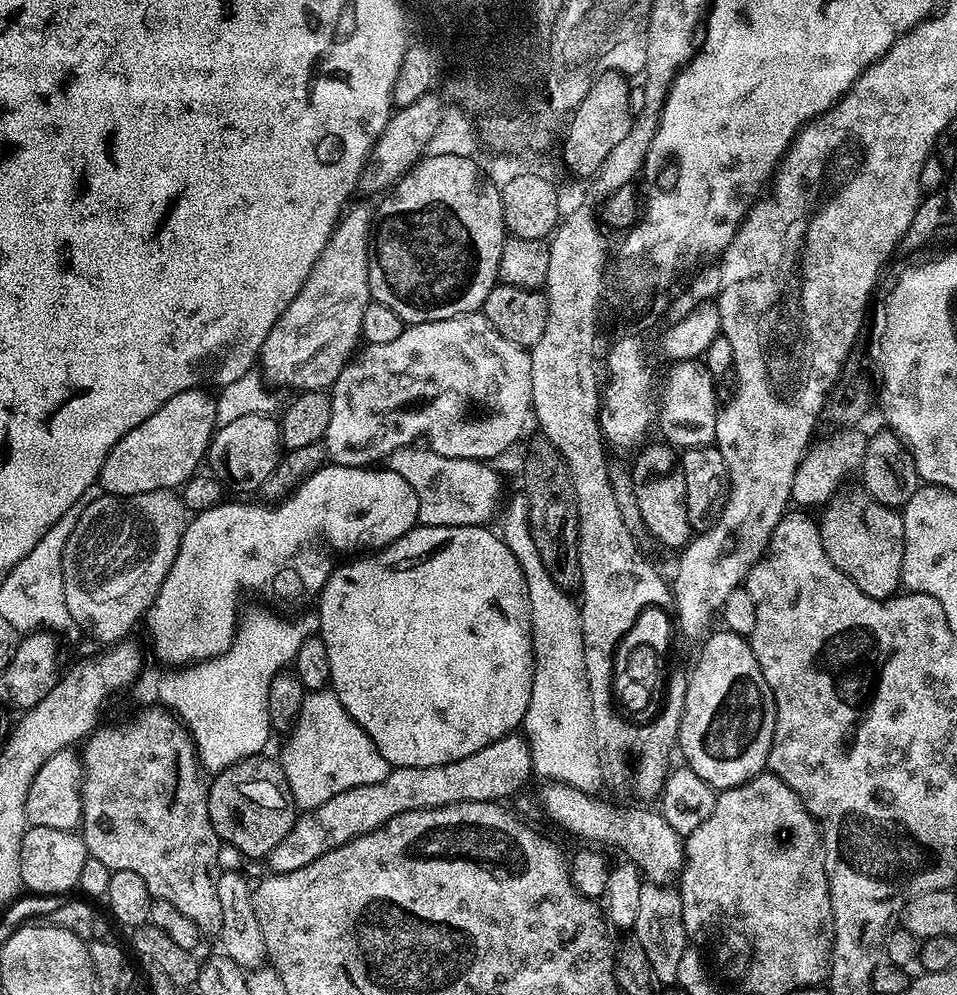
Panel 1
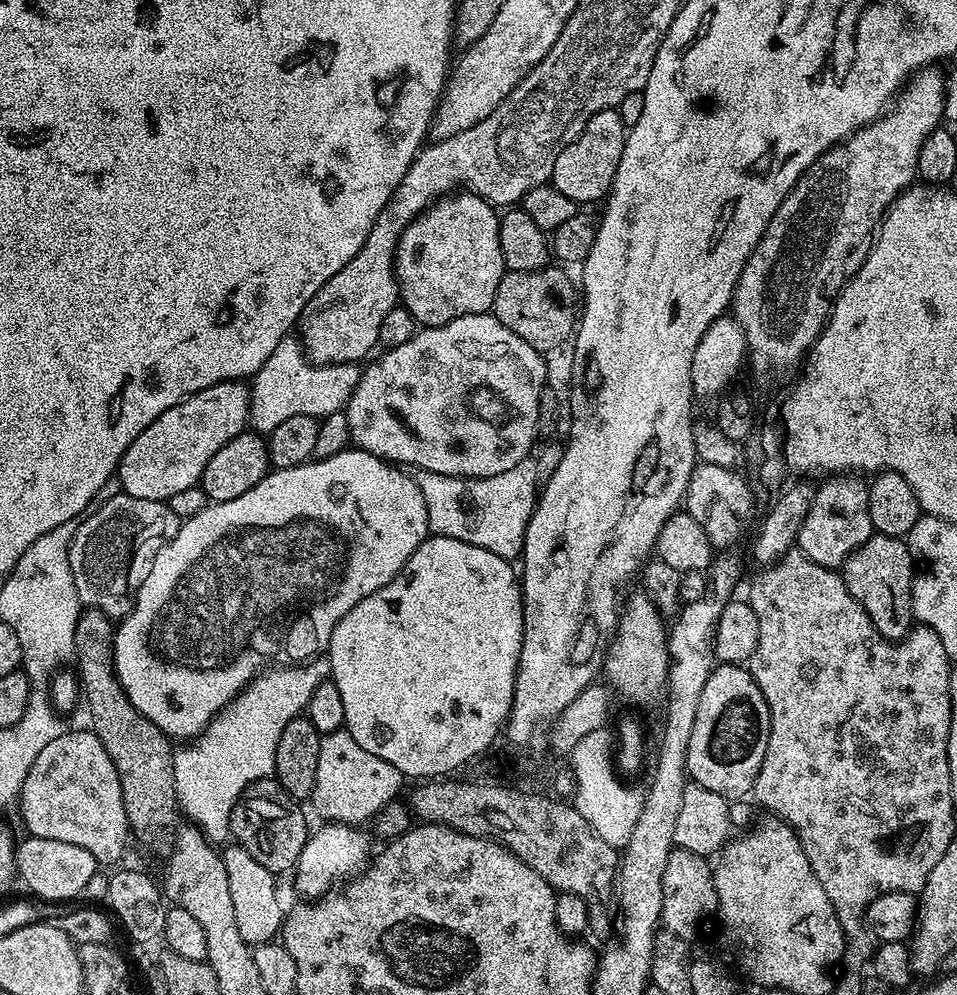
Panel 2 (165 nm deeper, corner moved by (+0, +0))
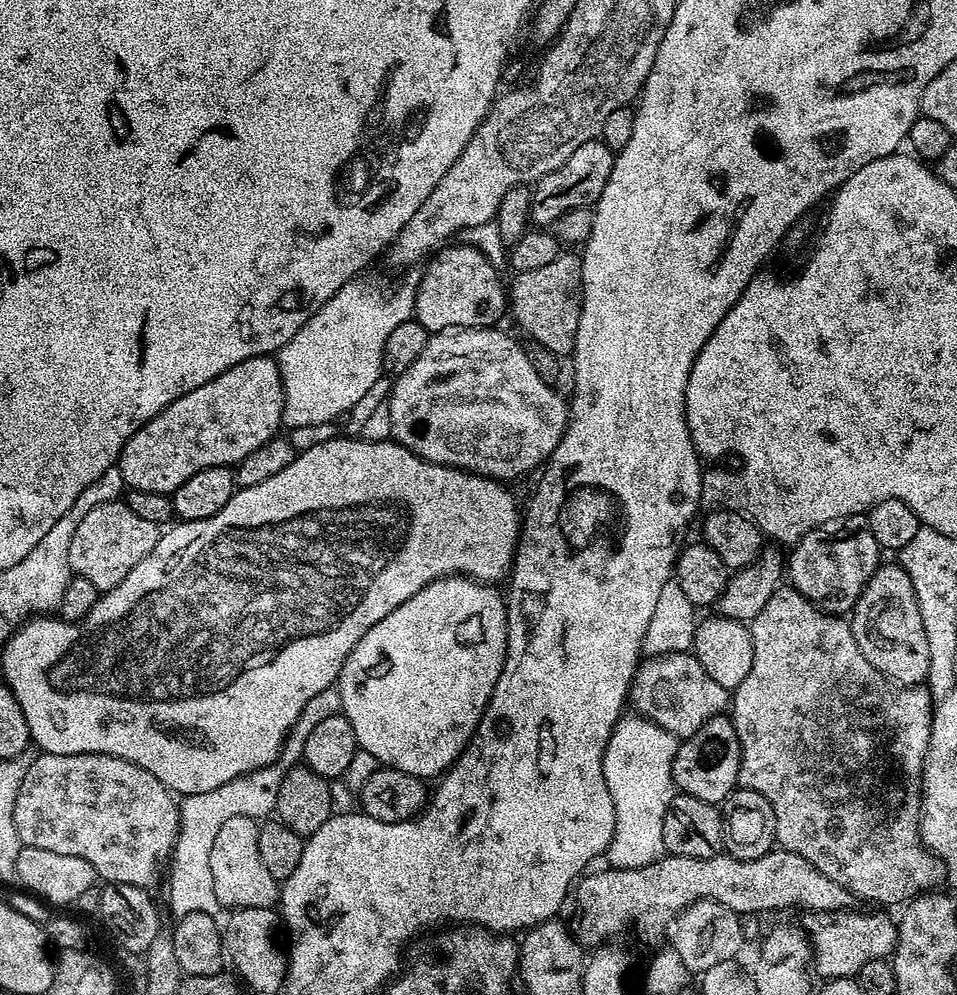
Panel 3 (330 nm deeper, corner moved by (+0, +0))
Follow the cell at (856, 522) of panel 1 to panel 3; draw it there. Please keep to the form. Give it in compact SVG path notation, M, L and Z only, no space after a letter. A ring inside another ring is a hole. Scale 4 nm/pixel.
M881 563L852 607L850 623L858 650L862 650L866 662L877 668L885 680L901 686L925 683L928 672L933 671L932 647L926 642L926 626L922 626L922 610L918 610L914 582L910 582L910 574L906 574L902 565Z

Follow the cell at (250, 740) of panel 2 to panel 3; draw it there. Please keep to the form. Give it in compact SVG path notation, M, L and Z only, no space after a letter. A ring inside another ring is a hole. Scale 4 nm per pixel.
M333 686L322 690L322 694L314 694L314 698L306 702L298 722L292 727L287 740L284 741L284 748L280 752L277 763L267 764L265 768L259 768L253 772L246 772L218 786L218 790L186 796L179 801L180 833L170 857L172 873L168 876L168 908L173 912L173 917L179 918L205 910L213 914L221 911L222 906L218 902L218 894L214 894L214 878L210 875L210 846L214 846L214 837L218 834L218 830L222 830L222 825L229 818L249 816L251 820L260 822L271 817L276 811L278 789L282 786L284 773L301 763L306 738L310 738L310 730L314 730L314 726L318 726L322 718L330 718L339 712L339 687Z

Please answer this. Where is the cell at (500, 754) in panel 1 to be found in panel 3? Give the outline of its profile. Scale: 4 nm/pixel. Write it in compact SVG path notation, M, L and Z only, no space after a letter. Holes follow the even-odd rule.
M667 652L664 656L654 656L645 659L636 669L636 676L632 679L630 693L632 704L639 715L650 722L662 726L670 734L674 734L681 741L686 741L706 722L721 715L729 707L729 689L718 686L706 670L702 670L702 662L687 652Z

